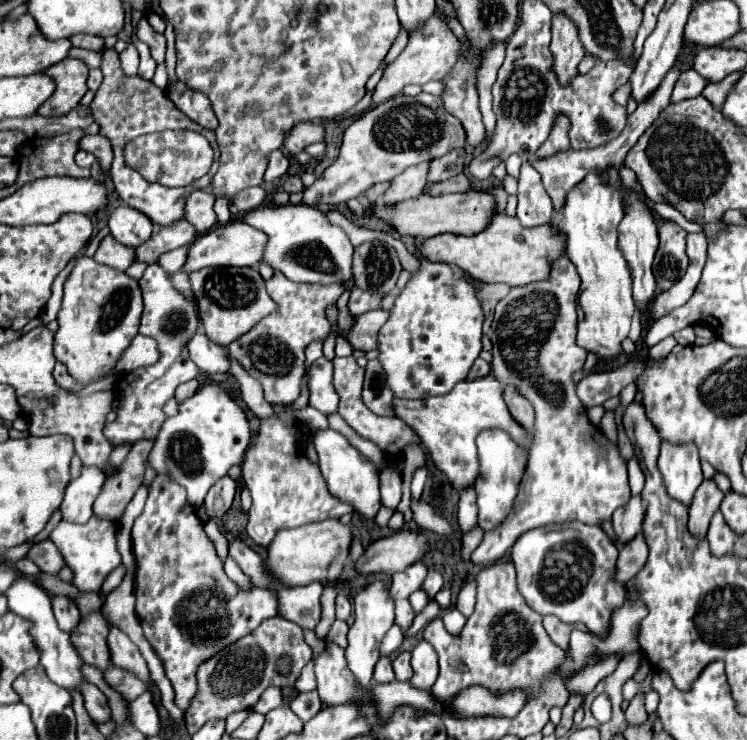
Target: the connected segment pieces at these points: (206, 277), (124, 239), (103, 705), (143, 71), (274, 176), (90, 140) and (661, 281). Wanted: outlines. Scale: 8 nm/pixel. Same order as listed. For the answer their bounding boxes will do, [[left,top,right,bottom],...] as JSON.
[[190,266,276,346],[108,206,154,248],[82,682,112,724],[134,40,156,80],[264,150,290,182],[78,134,112,170],[652,222,688,292]]

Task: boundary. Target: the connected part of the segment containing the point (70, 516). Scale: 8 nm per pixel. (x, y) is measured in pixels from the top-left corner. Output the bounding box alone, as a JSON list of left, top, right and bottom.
[60,468,106,524]

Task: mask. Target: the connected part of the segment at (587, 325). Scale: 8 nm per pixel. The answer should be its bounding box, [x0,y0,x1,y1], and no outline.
[556,174,634,362]

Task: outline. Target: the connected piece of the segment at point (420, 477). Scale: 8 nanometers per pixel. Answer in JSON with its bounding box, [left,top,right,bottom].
[411,468,428,500]

